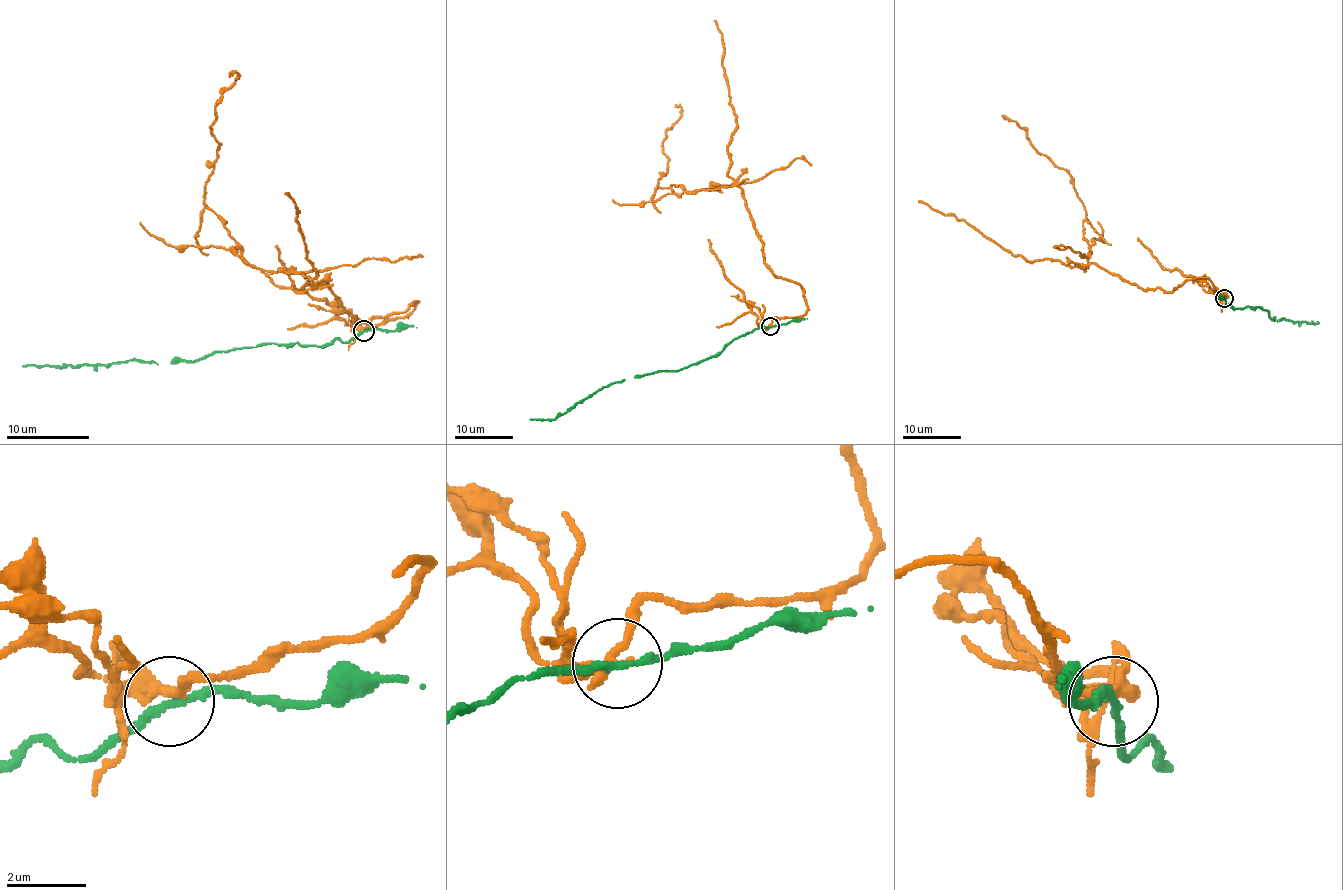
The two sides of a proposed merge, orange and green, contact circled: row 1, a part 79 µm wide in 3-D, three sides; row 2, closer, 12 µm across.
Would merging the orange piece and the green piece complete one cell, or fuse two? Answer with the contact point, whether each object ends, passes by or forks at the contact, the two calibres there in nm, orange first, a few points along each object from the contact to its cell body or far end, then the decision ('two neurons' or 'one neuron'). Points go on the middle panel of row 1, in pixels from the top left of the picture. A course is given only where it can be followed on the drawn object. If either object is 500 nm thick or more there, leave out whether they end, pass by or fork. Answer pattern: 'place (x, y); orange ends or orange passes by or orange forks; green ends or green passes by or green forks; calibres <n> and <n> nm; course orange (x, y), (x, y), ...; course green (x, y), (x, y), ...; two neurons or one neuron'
place (770, 326); orange passes by; green passes by; calibres 240 and 180 nm; course orange (770, 327), (801, 317), (806, 299), (764, 261), (743, 190), (657, 186), (674, 106); course green (770, 327), (754, 328), (734, 338), (718, 353), (679, 370), (637, 374), (603, 386), (554, 419), (530, 419); two neurons

